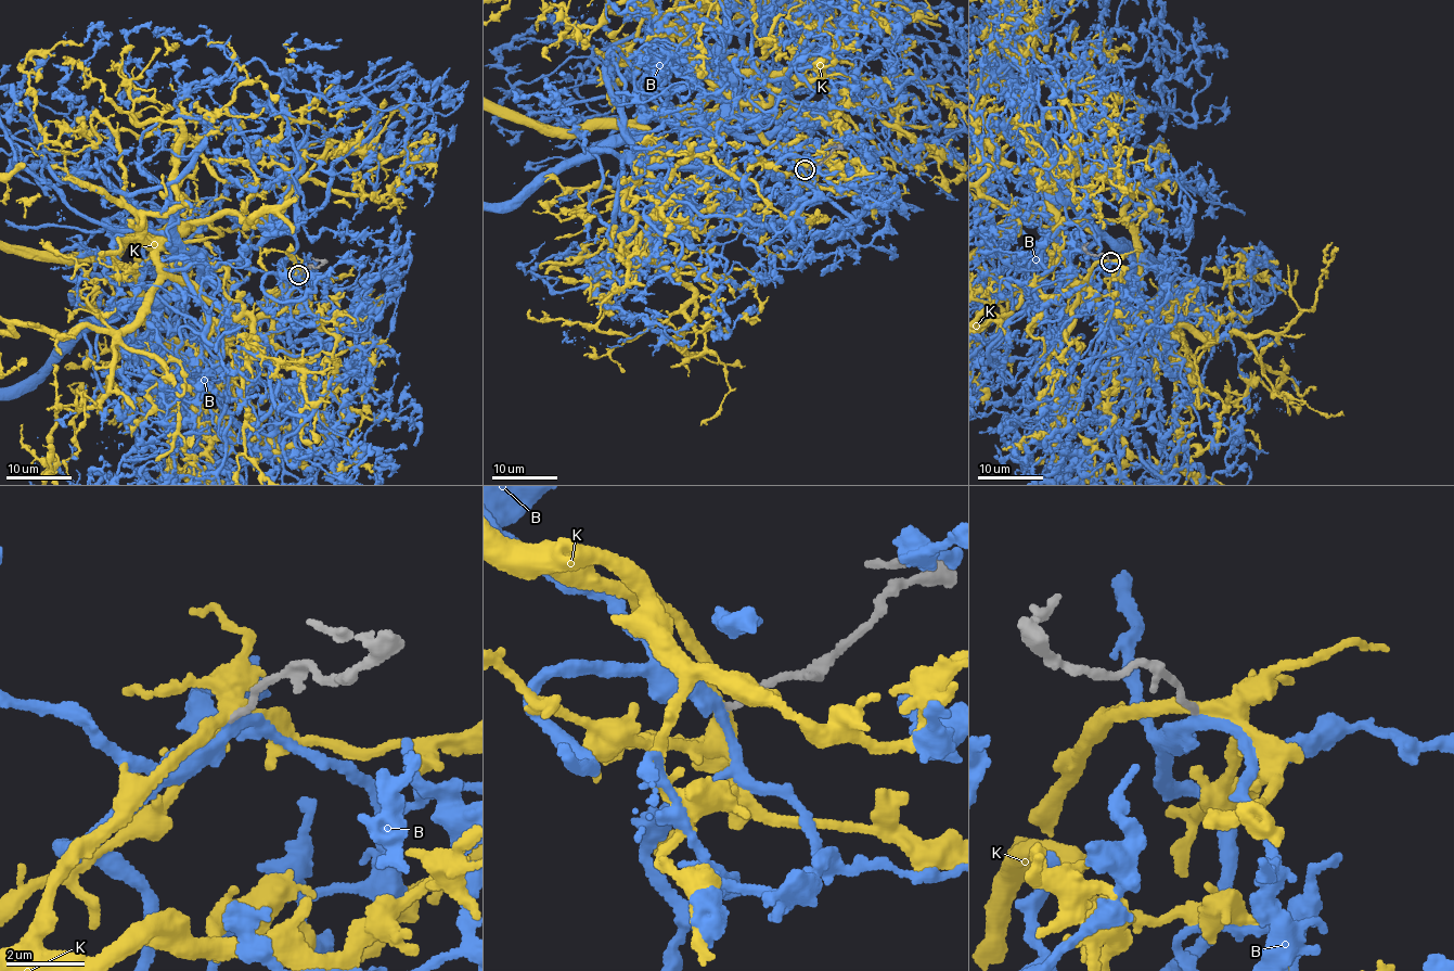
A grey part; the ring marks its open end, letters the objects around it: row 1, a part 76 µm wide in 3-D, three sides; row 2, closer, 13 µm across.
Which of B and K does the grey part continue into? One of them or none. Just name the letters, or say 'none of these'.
B

